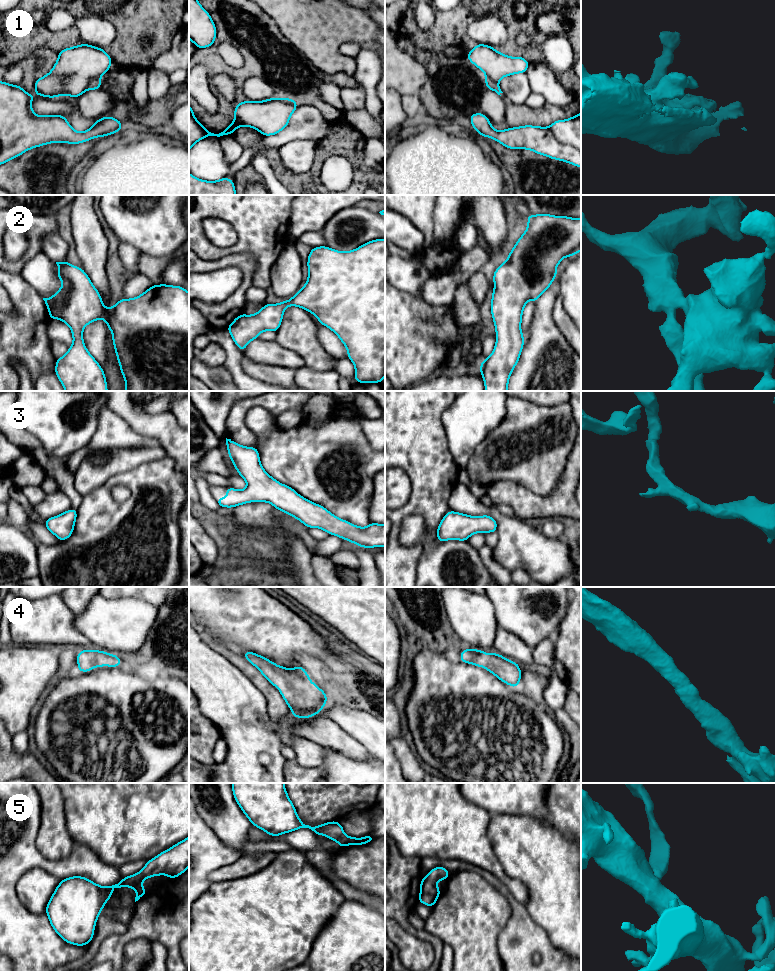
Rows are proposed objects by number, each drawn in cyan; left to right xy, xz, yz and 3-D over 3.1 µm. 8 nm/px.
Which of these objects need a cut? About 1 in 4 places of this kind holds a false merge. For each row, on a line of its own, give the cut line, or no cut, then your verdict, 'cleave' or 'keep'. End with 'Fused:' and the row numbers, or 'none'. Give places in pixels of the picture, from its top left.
1: xz (270, 98), (282, 100), (296, 106) | cleave
2: no cut | keep
3: no cut | keep
4: no cut | keep
5: no cut | keep
Fused: 1

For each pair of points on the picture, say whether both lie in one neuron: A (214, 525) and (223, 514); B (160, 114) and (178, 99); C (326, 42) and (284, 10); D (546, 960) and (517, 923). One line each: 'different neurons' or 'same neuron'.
A: different neurons
B: same neuron
C: same neuron
D: same neuron

